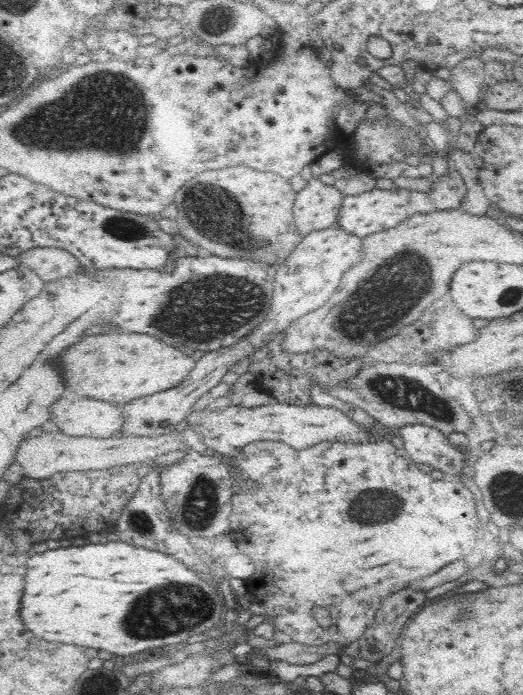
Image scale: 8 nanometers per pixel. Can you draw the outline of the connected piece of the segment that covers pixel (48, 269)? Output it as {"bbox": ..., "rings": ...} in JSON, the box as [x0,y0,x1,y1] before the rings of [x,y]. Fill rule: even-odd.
{"bbox":[21,248,81,283],"rings":[[[33,248],[21,254],[21,264],[33,270],[46,283],[78,272],[81,264],[61,248]]]}

